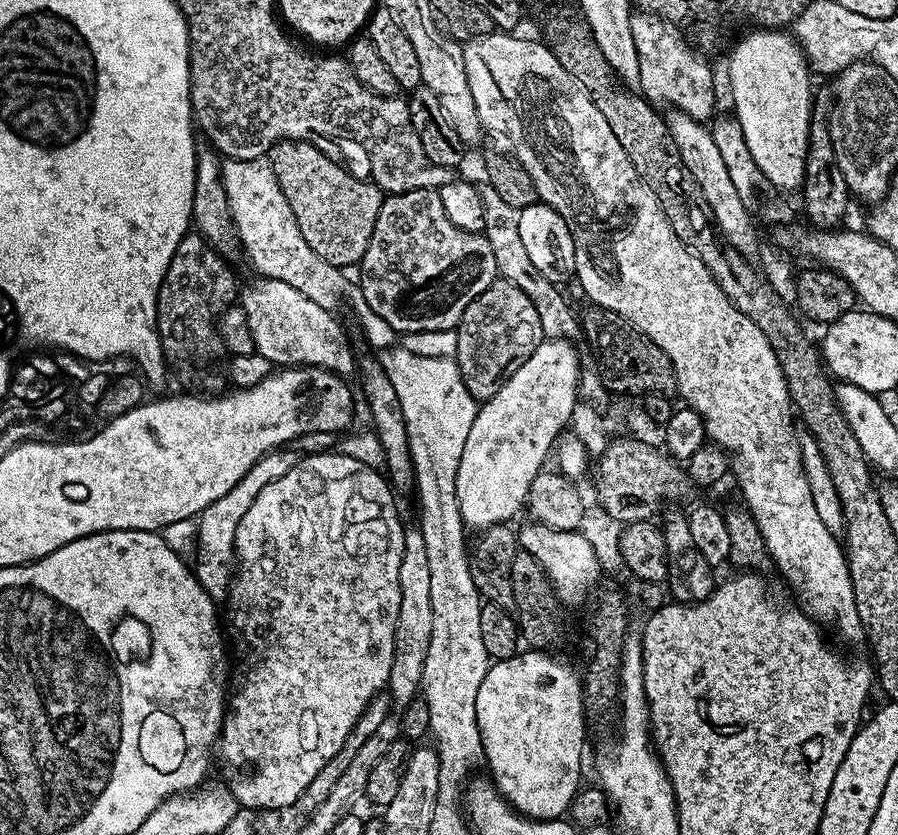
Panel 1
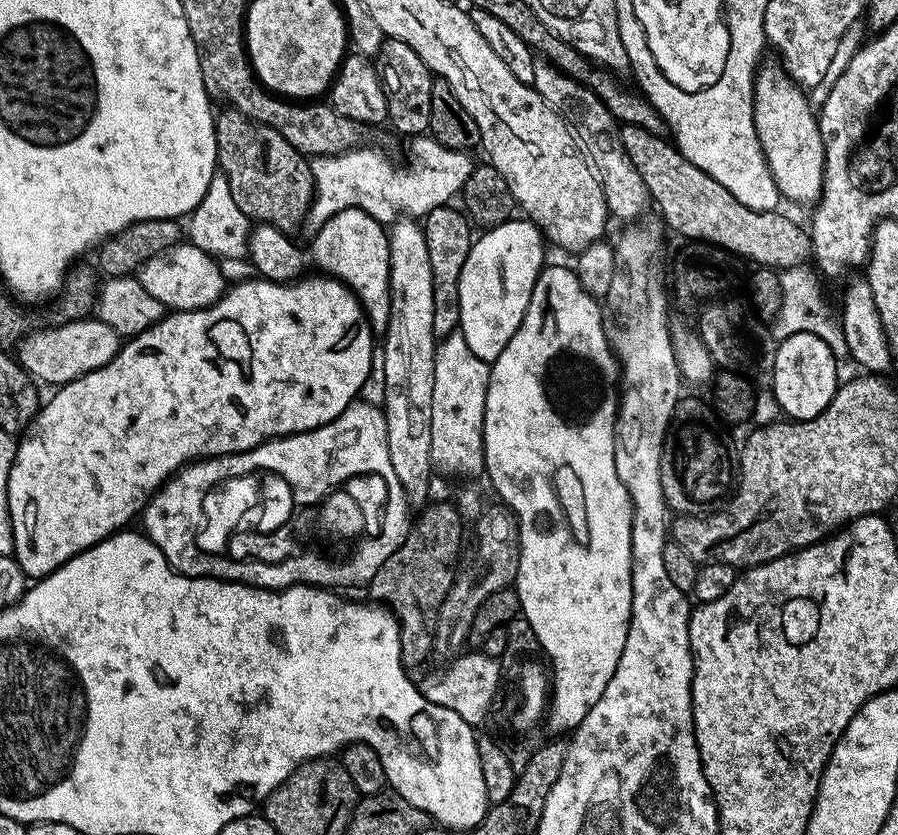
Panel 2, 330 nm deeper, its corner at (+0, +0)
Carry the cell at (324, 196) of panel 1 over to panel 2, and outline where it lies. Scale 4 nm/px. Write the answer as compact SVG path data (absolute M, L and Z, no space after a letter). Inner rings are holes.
M227 106L221 107L215 113L216 126L216 163L219 171L224 172L229 182L230 192L234 202L238 204L242 214L256 224L269 224L285 234L295 233L295 228L305 223L308 219L308 208L312 204L314 182L312 181L312 166L309 157L300 152L278 130L265 124L254 122L244 114Z

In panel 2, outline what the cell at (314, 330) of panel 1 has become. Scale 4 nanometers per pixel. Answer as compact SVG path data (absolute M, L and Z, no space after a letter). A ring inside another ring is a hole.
M189 242L170 246L140 265L138 279L151 297L172 312L209 308L214 302L221 300L226 291L226 281L220 273L217 259Z

